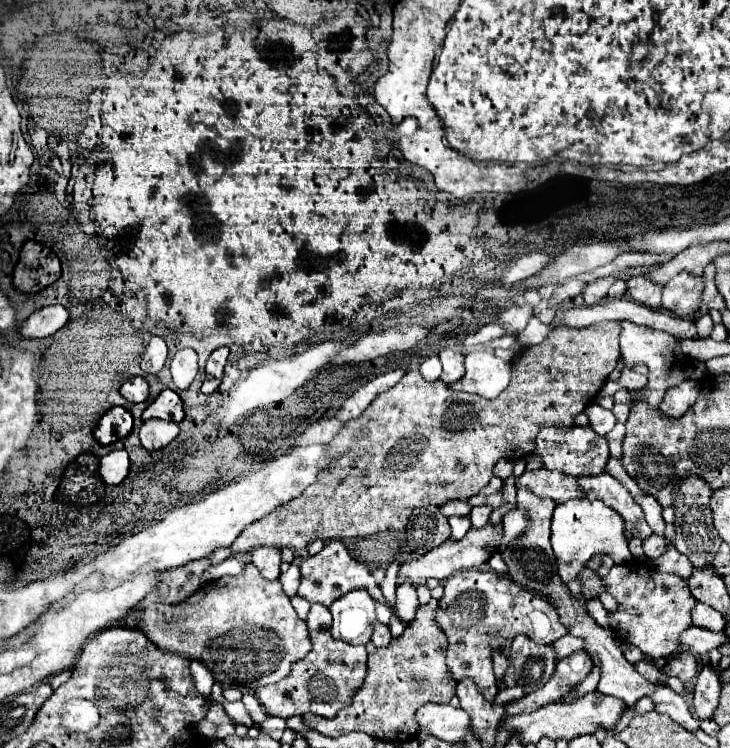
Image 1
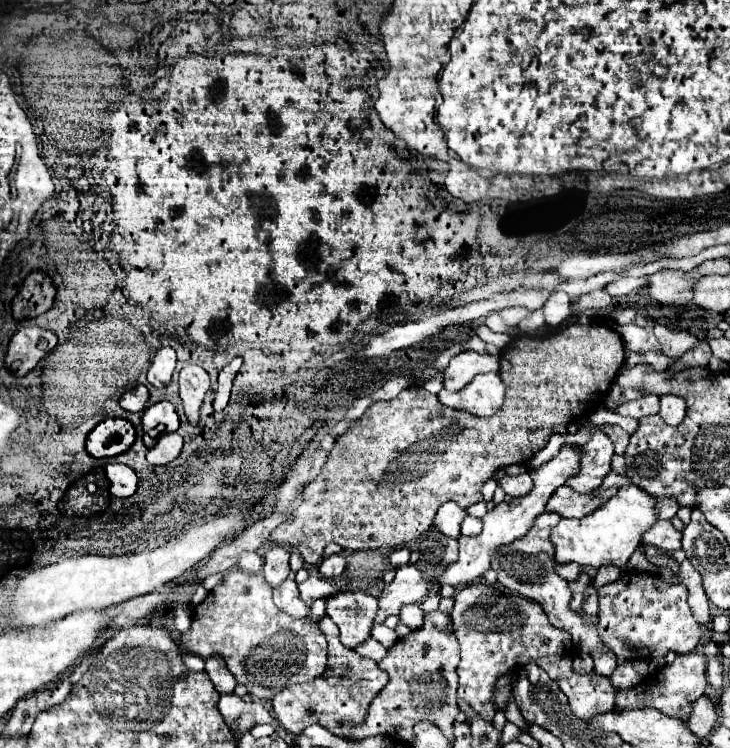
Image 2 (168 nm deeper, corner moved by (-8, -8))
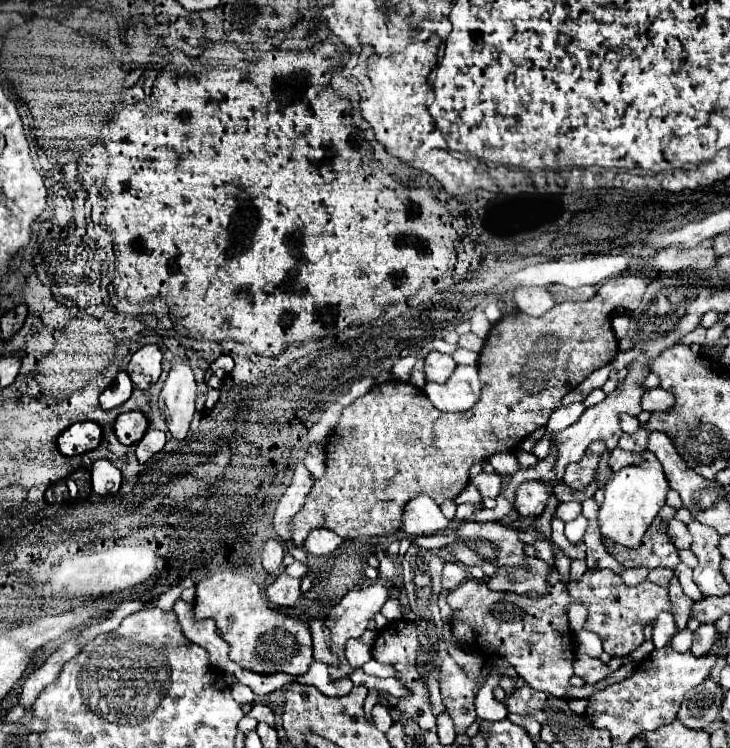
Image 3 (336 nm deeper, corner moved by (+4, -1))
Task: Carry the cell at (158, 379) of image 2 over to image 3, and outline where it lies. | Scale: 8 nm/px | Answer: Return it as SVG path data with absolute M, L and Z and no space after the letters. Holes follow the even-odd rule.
M146 344L138 352L132 354L132 360L130 360L126 372L130 374L132 382L138 388L146 390L148 386L152 386L158 380L158 376L162 372L160 364L162 364L160 348L156 344Z

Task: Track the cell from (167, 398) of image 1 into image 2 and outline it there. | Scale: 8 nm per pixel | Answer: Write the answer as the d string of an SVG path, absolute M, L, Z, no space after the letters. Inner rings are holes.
M160 401L156 405L150 405L142 413L144 445L150 449L154 445L154 441L158 439L158 435L172 433L178 429L178 425L180 425L180 419L178 419L178 413L174 411L174 405L170 405L168 401Z

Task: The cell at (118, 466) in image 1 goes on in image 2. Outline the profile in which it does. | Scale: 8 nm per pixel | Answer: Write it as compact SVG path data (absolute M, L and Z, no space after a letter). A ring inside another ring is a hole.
M108 463L106 465L106 479L110 483L110 493L114 497L130 497L136 491L136 473L134 469L120 465L120 463Z

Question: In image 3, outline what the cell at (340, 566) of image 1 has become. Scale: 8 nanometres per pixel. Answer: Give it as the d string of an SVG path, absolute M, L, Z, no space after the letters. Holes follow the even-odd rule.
M282 572L276 578L276 582L266 588L266 594L268 594L268 600L274 606L292 608L300 598L300 580L298 578L290 578L288 574Z

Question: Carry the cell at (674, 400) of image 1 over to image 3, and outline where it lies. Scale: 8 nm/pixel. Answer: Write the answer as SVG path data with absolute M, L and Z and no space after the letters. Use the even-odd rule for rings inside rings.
M662 388L646 390L642 396L642 410L646 412L668 412L674 406L674 396Z

